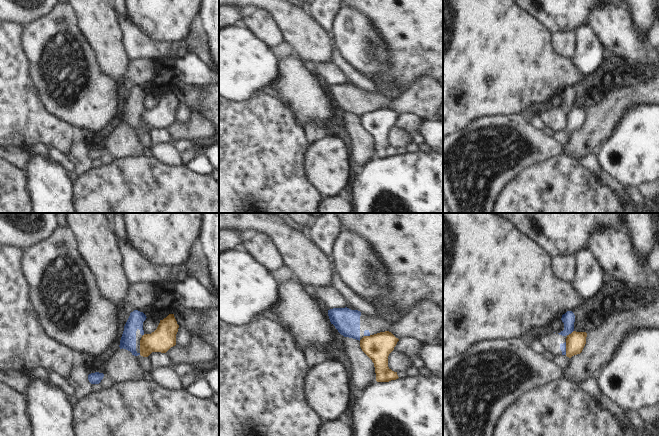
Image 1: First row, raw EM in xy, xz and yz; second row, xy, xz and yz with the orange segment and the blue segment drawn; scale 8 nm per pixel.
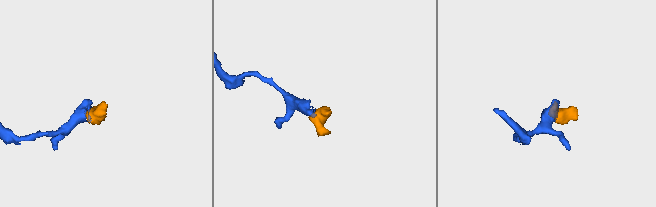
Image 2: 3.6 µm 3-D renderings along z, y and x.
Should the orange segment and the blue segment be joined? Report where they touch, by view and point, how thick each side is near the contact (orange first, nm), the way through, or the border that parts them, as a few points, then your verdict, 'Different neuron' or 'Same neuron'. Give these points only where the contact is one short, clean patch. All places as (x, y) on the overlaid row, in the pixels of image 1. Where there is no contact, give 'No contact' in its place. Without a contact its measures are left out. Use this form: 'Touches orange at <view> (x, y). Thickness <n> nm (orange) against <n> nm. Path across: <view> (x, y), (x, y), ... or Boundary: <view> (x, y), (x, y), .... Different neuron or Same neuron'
Touches orange at yz (566, 348). Thickness 160 nm (orange) against 50 nm. Boundary: yz (565, 342), (566, 354). Different neuron

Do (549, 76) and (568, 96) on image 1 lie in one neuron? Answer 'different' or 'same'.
different

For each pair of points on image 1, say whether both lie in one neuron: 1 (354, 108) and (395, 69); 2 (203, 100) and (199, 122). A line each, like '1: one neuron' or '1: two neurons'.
1: two neurons
2: two neurons

